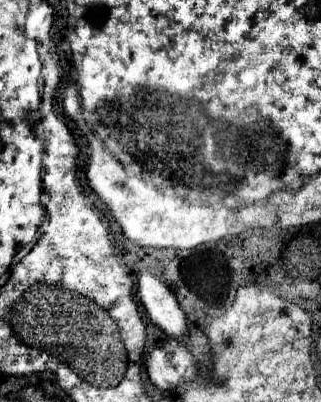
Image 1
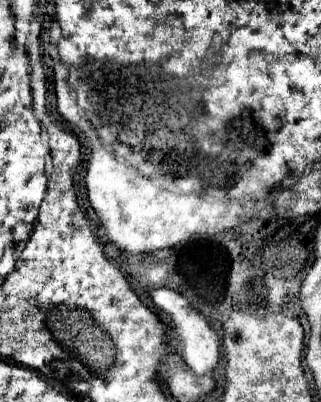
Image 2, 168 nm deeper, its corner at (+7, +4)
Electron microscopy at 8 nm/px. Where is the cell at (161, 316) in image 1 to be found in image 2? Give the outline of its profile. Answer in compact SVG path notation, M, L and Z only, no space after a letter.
M152 288L148 290L154 306L164 312L166 316L170 316L170 326L172 326L172 332L174 332L174 338L182 344L182 350L180 350L180 356L184 358L184 362L196 372L196 374L210 374L218 362L220 362L220 340L218 336L214 334L214 330L210 328L210 324L206 322L206 318L196 312L190 302L176 290L170 290L170 288Z

